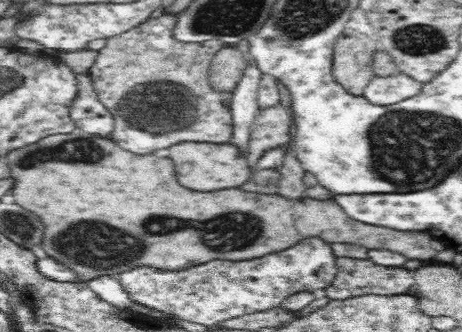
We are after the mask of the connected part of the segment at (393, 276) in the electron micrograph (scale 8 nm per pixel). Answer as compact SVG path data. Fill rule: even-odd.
M336 258L334 282L324 288L323 294L332 300L348 299L374 294L391 296L406 293L415 284L408 270L374 265L368 260Z

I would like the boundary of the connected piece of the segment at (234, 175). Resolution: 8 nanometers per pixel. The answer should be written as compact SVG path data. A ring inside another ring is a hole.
M182 142L168 146L168 158L174 166L174 178L182 188L194 192L212 192L222 188L236 188L250 176L250 170L232 146L206 146L202 142Z

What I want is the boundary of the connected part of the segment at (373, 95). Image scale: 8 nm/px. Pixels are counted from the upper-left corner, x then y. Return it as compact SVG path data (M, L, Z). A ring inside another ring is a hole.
M404 73L374 75L361 94L370 104L388 106L419 91L420 82Z

